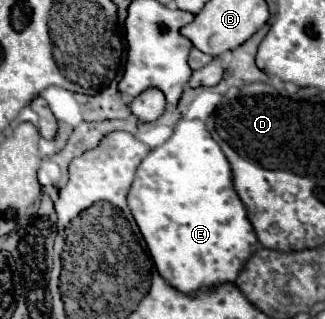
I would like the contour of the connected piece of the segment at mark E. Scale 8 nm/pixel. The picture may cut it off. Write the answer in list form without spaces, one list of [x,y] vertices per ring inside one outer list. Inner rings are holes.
[[[180,120],[174,128],[174,134],[170,126],[154,126],[152,130],[138,134],[138,138],[154,150],[136,170],[136,178],[128,194],[128,206],[148,244],[158,272],[172,286],[186,294],[192,294],[204,286],[234,282],[246,258],[258,250],[258,238],[246,218],[244,204],[234,192],[232,170],[224,152],[212,140],[202,120]]]

